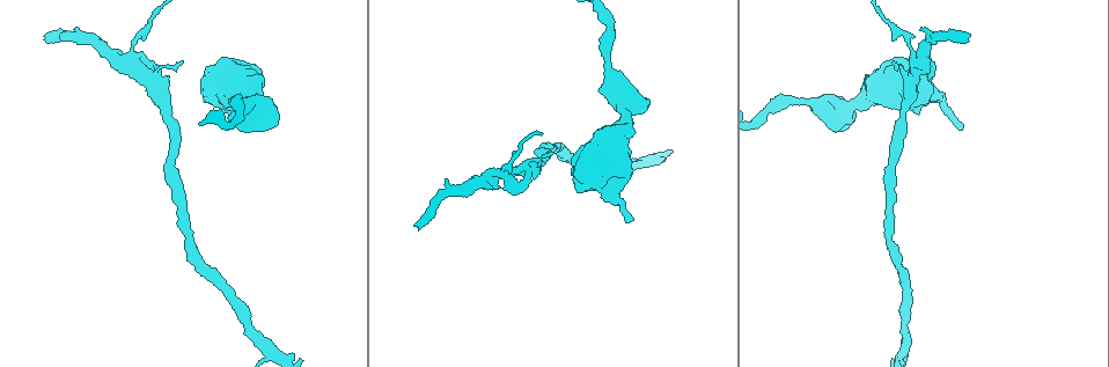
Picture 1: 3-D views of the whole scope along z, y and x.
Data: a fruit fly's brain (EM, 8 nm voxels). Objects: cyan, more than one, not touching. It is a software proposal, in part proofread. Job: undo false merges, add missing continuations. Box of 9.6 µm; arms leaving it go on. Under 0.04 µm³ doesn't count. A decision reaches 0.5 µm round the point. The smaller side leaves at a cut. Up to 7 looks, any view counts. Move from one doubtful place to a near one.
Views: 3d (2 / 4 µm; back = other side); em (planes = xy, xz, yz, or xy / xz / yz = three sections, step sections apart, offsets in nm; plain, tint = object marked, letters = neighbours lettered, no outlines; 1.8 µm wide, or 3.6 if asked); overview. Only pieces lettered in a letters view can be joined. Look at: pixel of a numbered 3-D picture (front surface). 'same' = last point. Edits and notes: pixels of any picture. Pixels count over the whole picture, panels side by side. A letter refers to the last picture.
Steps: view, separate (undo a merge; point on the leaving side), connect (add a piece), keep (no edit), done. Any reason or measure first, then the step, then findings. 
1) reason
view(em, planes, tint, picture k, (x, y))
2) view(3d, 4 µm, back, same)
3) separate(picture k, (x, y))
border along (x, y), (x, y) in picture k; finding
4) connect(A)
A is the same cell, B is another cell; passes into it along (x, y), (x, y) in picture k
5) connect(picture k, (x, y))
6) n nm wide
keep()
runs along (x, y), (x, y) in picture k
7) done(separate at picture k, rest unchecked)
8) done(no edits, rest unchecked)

arms run side by side
view(3d, 2 µm, picture 1, (159, 95))

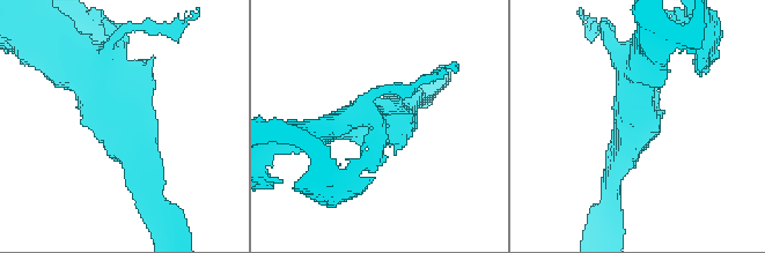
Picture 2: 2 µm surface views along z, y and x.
shape alone is not enough
view(em, yz, step 8, tint, picture 2, (636, 123))

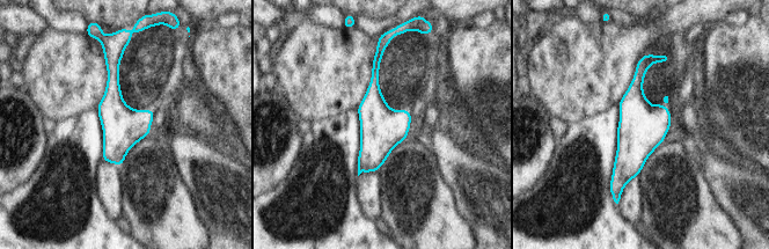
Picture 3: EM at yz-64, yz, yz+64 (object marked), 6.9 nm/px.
cut it another way
view(em, planes, letters, same)

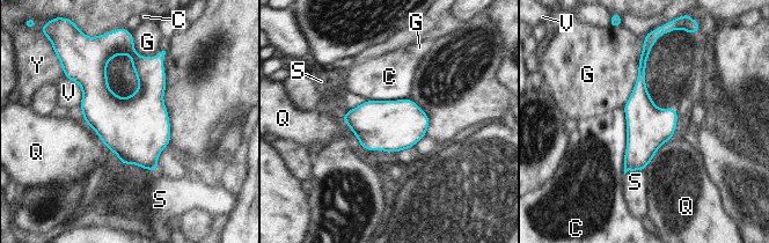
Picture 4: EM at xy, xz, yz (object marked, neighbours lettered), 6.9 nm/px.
G touches over 480 nm
keep()
C, G, Q, S, V and Y are other cells; border along (623, 108), (625, 117), (624, 174) in picture 4; one neuron here

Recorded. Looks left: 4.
branch stops here
view(em, yz, step 4, letters, picture 1, (960, 125))

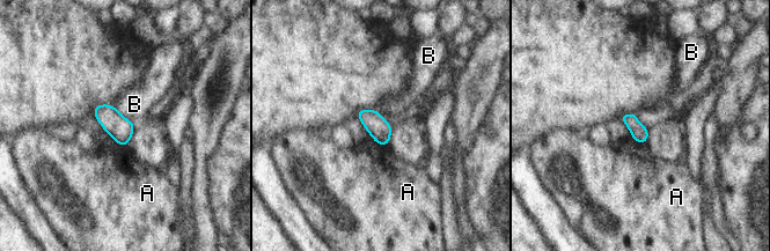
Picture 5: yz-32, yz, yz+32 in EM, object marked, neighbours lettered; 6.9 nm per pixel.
B touches over 200 nm
keep()
A and B are other cells; border along (115, 106), (136, 124) in picture 5; none of them fits

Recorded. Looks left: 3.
end of a long branch
view(em, planes, letters, picture 1, (421, 227))

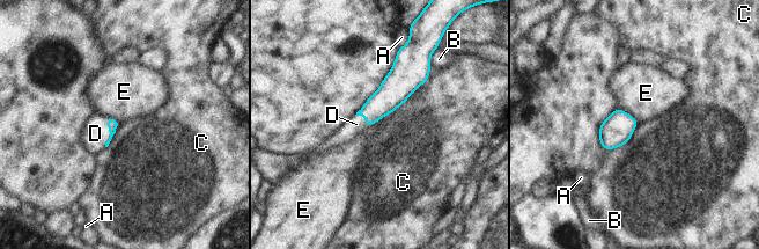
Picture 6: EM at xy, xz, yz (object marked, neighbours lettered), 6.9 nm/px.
connect(D)
D is the same cell, A, B, C and E are other cells; passes into it along (112, 124), (109, 131), (95, 133) in picture 6; the neuron continues

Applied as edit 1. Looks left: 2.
done(connect at picture 6, rest unchecked)

